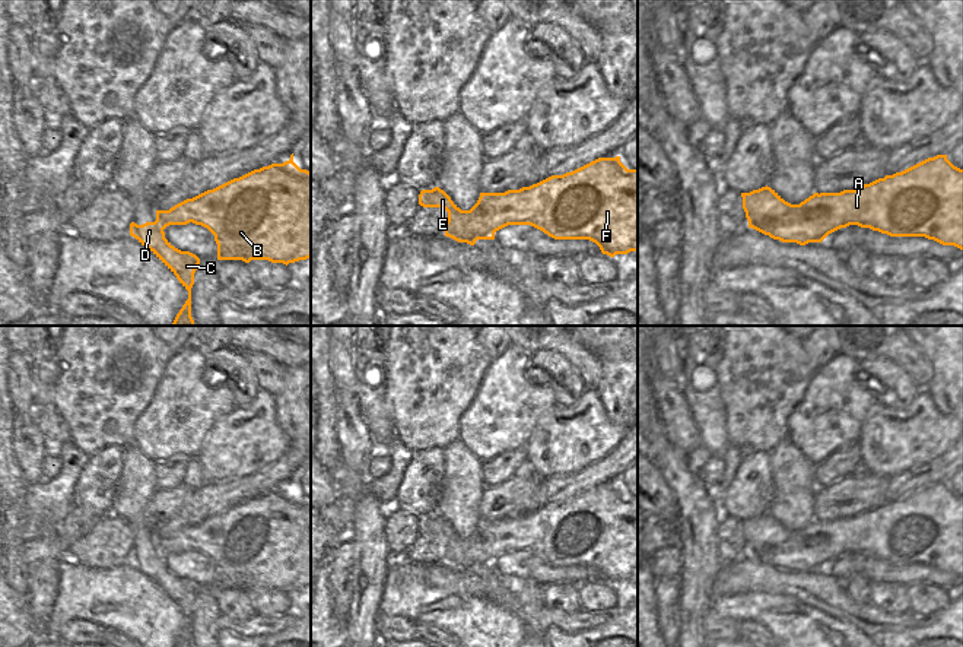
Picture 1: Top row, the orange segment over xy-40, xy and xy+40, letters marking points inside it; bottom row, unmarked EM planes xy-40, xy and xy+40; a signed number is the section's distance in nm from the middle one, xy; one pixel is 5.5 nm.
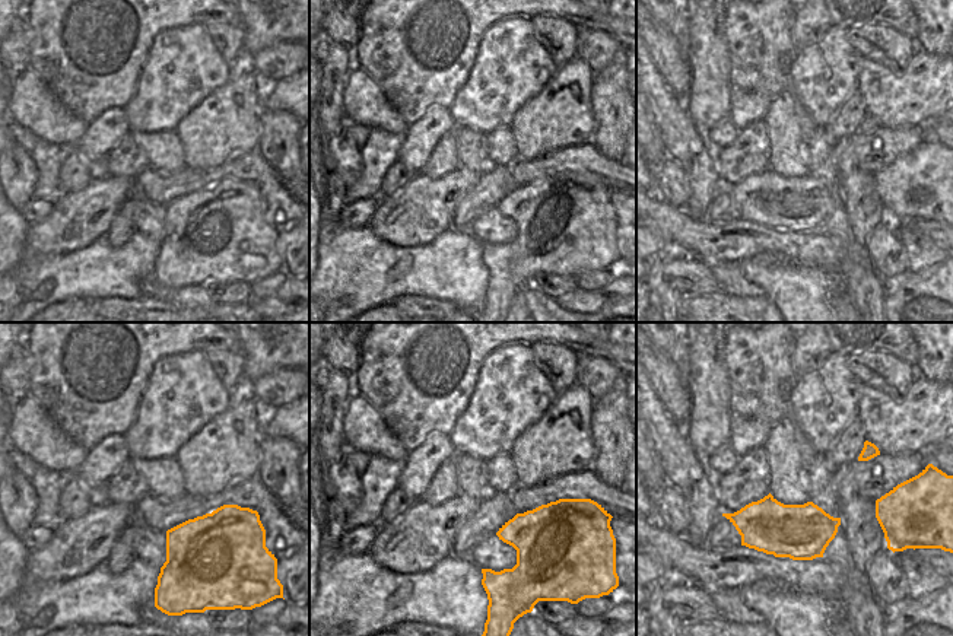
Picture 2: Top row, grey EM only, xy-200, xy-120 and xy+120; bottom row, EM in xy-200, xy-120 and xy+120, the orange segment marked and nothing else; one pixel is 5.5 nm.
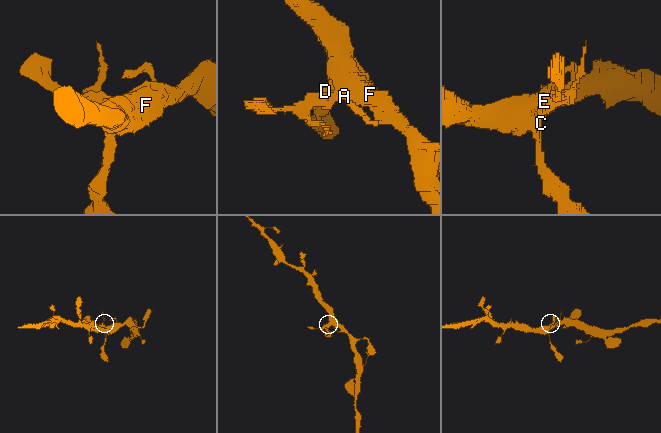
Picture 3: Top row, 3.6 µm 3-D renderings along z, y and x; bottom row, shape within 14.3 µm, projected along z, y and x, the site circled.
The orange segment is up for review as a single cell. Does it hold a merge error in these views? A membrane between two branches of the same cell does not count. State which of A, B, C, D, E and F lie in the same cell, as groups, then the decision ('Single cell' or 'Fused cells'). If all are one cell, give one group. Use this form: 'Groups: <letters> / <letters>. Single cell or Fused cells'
Groups: A B C D F / E. Fused cells.

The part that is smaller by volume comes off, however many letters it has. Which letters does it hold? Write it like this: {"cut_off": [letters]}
{"cut_off": ["E"]}

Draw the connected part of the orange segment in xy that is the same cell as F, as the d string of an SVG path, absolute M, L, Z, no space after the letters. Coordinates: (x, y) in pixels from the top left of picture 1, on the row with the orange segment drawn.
M620 156L598 158L530 187L495 193L492 204L496 207L487 216L445 228L445 237L474 245L477 240L495 240L495 232L508 225L531 225L554 240L589 240L610 257L638 251L638 169L627 169Z

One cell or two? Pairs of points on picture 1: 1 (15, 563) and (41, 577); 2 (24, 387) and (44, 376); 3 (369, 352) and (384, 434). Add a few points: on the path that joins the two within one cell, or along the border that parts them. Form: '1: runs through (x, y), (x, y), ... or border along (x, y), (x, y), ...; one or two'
1: border along (28, 570), (28, 590), (24, 595); two
2: border along (26, 354), (34, 402); two
3: runs through (371, 373), (371, 395), (377, 414); one

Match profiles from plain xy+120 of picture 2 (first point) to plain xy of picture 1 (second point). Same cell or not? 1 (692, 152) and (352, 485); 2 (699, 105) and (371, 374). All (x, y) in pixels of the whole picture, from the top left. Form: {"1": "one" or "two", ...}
{"1": "one", "2": "one"}

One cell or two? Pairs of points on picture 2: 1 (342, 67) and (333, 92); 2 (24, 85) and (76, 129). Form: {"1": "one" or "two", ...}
{"1": "one", "2": "one"}

